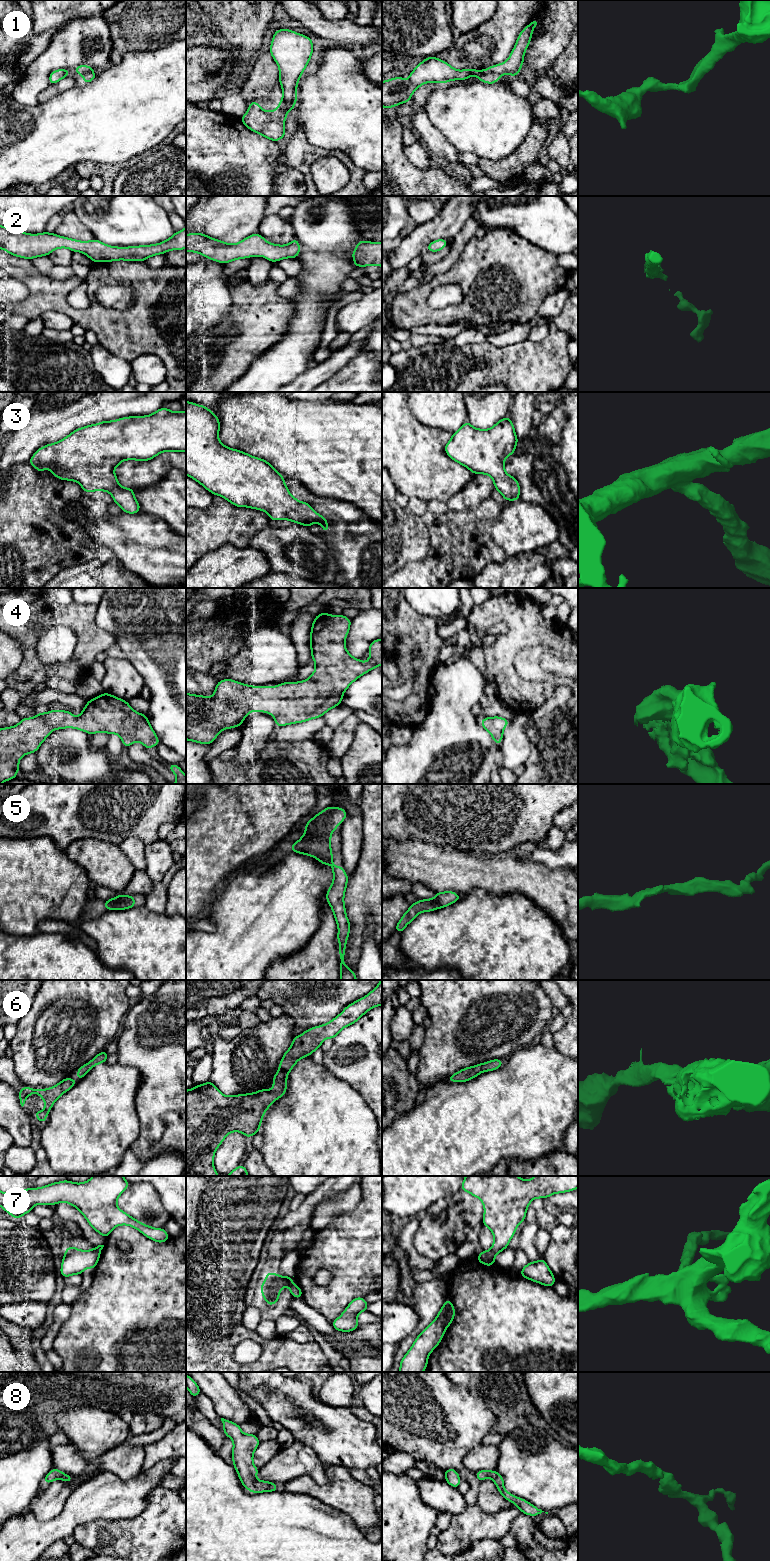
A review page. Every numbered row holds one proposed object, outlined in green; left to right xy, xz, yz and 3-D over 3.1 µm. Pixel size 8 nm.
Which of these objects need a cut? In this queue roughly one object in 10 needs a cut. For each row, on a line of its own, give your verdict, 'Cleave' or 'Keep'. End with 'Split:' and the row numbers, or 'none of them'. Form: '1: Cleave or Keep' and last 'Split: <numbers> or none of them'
1: Cleave
2: Keep
3: Keep
4: Keep
5: Keep
6: Keep
7: Cleave
8: Keep
Split: 1, 7

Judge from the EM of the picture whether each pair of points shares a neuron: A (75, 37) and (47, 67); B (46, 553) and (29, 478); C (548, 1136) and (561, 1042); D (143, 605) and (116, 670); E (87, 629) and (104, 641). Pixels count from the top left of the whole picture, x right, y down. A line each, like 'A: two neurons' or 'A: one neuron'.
A: one neuron
B: one neuron
C: two neurons
D: two neurons
E: one neuron

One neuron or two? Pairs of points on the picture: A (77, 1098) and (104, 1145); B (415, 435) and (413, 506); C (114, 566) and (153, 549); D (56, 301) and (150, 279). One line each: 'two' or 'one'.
A: one
B: two
C: two
D: one

